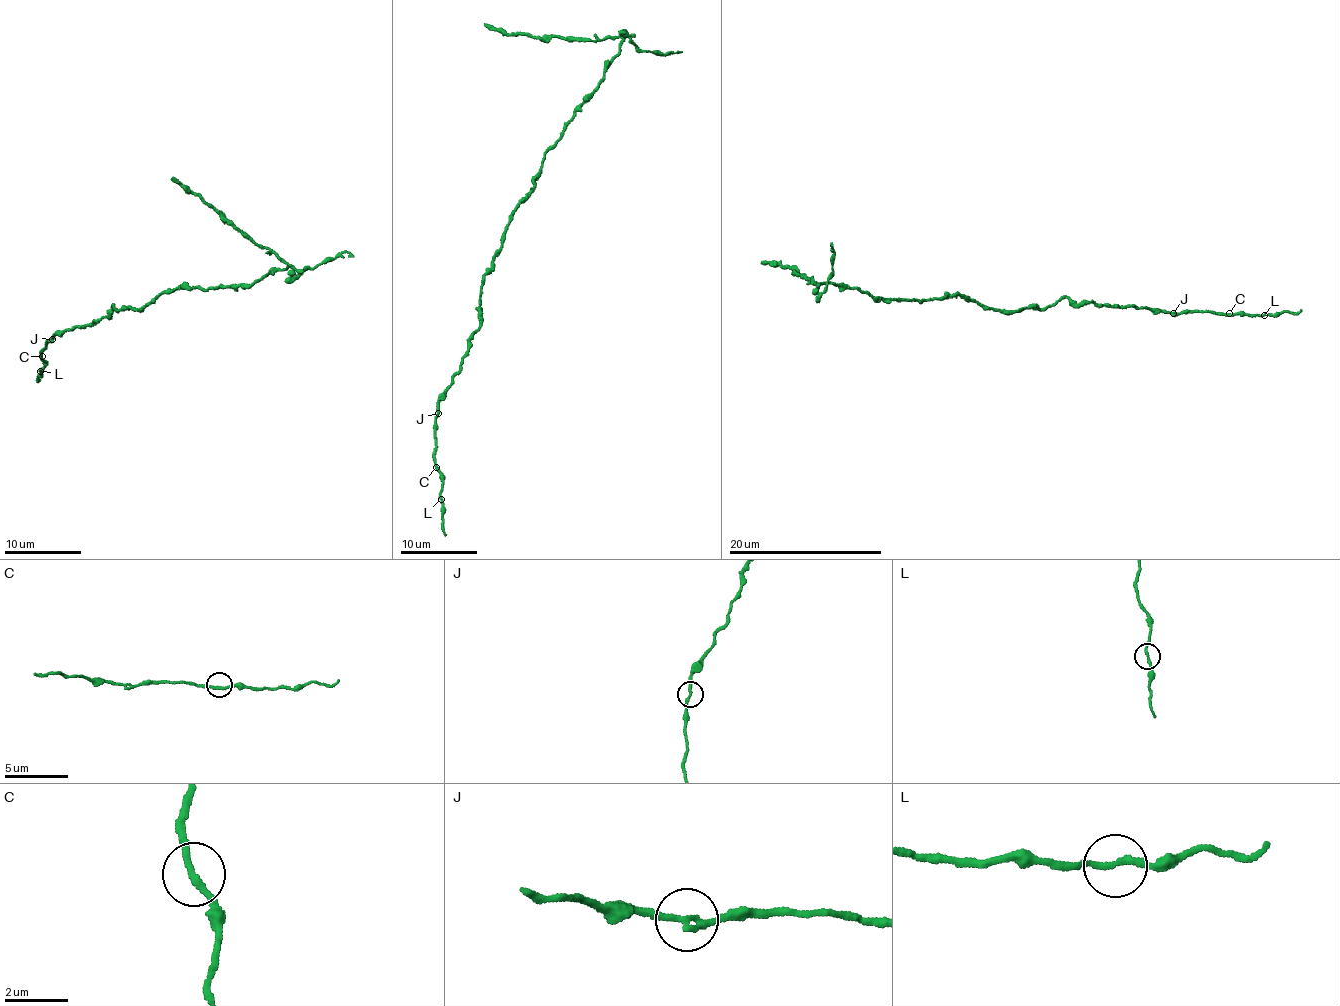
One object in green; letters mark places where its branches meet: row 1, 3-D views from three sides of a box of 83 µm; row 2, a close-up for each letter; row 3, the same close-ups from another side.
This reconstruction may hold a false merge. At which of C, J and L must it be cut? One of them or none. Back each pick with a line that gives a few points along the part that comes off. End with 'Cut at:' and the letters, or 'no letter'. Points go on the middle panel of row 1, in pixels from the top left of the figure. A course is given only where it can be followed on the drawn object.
J: foreign part runs (437, 412), (437, 398), (479, 327), (482, 281), (509, 216), (621, 42), (541, 39), (484, 23)
Cut at: J

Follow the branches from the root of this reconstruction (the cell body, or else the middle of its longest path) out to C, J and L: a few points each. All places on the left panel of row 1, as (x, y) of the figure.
C: (159, 294), (139, 311), (118, 311), (113, 305), (110, 318), (55, 334), (42, 356)
J: (159, 294), (139, 311), (129, 307), (118, 311), (113, 305), (110, 318), (104, 316), (90, 326), (52, 338)
L: (159, 294), (139, 311), (118, 311), (113, 305), (110, 318), (55, 334), (40, 355), (45, 365), (40, 371)

